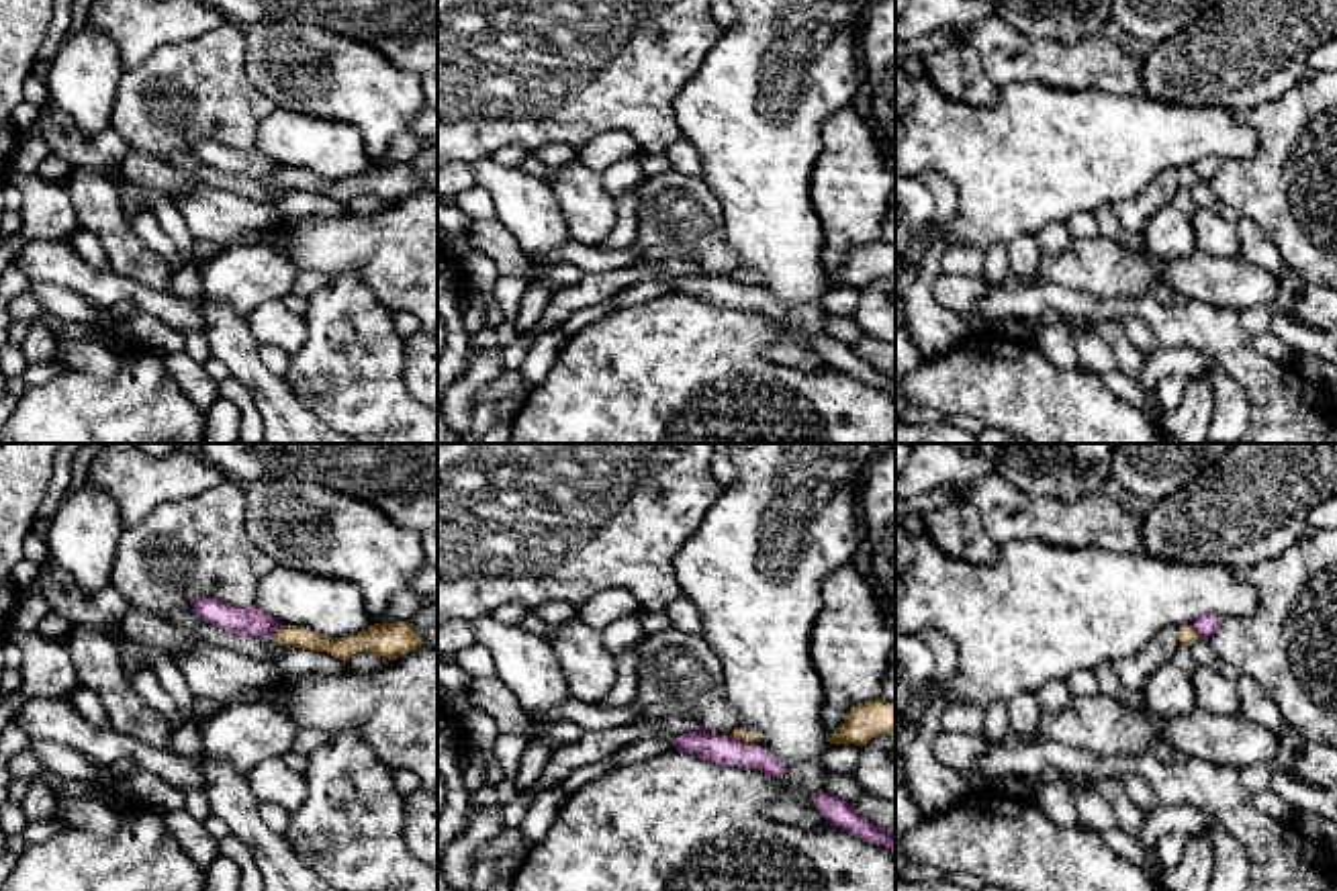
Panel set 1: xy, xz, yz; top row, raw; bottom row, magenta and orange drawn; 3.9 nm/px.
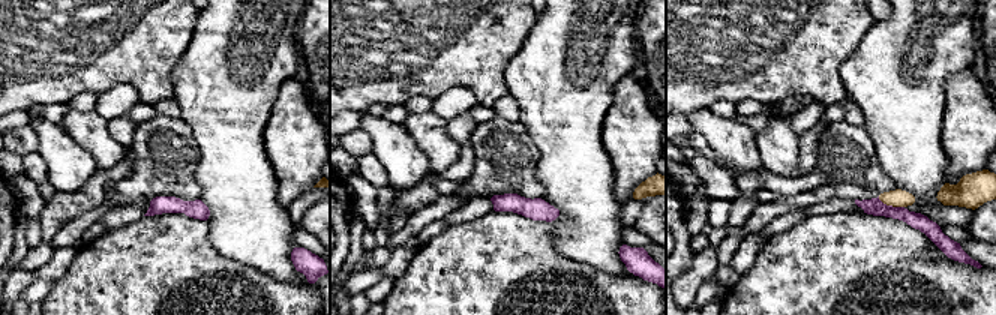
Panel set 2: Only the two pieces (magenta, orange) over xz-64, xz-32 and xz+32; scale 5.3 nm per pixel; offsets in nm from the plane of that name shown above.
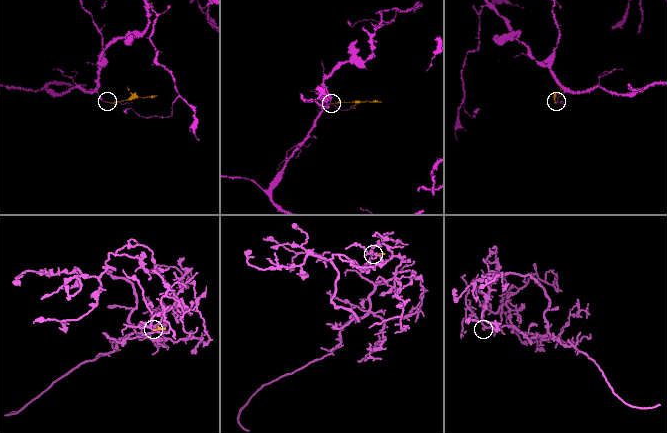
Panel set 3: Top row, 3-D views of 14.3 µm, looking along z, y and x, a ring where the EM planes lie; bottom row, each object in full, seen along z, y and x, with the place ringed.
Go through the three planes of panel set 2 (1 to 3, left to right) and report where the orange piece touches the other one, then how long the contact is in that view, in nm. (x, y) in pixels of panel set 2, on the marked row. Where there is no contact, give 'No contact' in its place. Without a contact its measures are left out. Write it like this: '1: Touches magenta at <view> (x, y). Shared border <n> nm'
1: No contact
2: No contact
3: Touches magenta at xz+32 (891, 206). Shared border 160 nm

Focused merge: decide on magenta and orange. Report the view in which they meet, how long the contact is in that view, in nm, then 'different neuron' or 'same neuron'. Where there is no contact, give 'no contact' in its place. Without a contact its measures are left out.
meets magenta in xz; contact 110 nm long; different neuron

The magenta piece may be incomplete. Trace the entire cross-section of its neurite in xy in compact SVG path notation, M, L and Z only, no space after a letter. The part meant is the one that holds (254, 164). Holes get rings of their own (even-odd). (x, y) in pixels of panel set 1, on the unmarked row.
M198 141L192 153L206 166L237 178L272 180L284 166L266 155L260 147L237 151L217 141Z

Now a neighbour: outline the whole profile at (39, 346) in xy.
M35 319L29 323L29 331L20 349L29 364L55 362L59 341L51 335L49 327L43 321Z

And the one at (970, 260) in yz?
M949 245L940 255L944 274L981 276L985 249L977 245Z

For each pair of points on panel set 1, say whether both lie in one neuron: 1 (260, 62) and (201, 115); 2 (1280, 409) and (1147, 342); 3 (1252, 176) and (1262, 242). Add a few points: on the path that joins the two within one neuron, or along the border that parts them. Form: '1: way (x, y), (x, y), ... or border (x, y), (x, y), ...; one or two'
1: border (242, 29), (244, 70), (277, 105); two
2: border (1121, 321), (1139, 317), (1162, 346); two
3: border (1241, 215), (1256, 221), (1270, 236), (1288, 266); two

